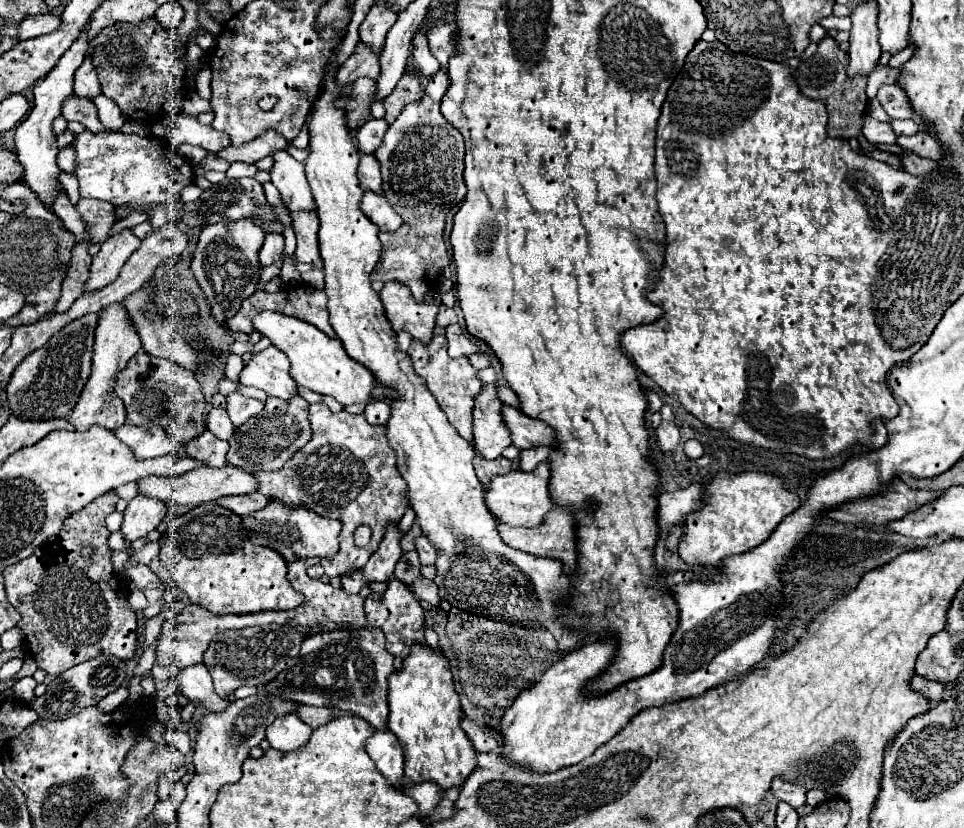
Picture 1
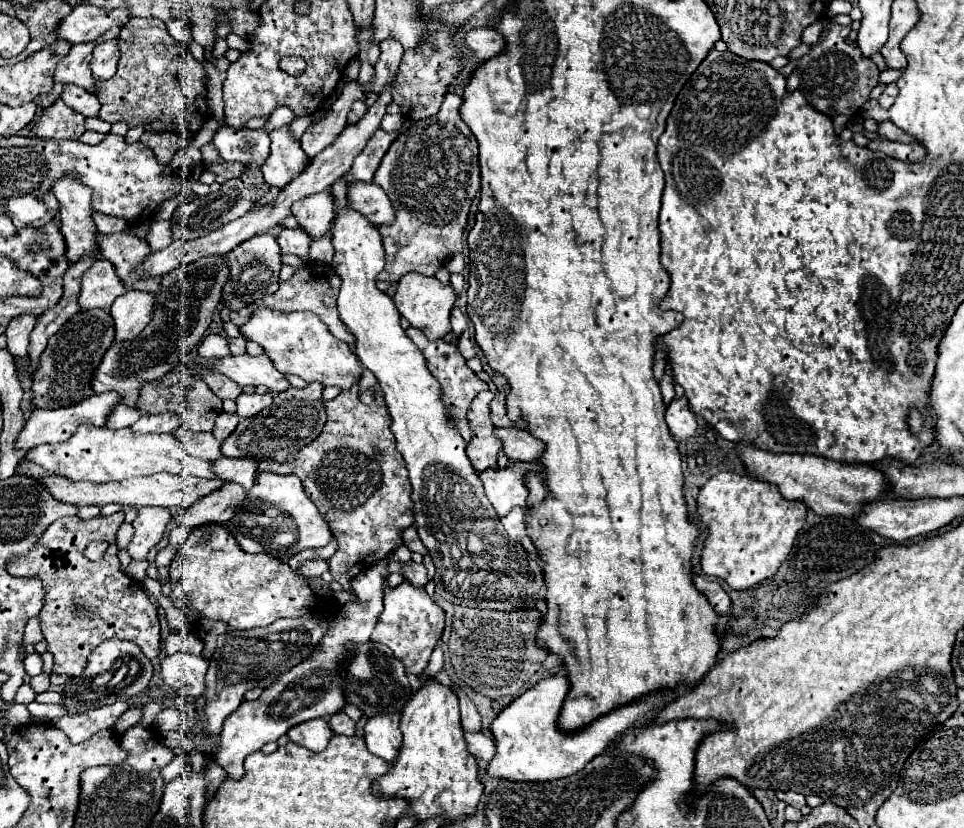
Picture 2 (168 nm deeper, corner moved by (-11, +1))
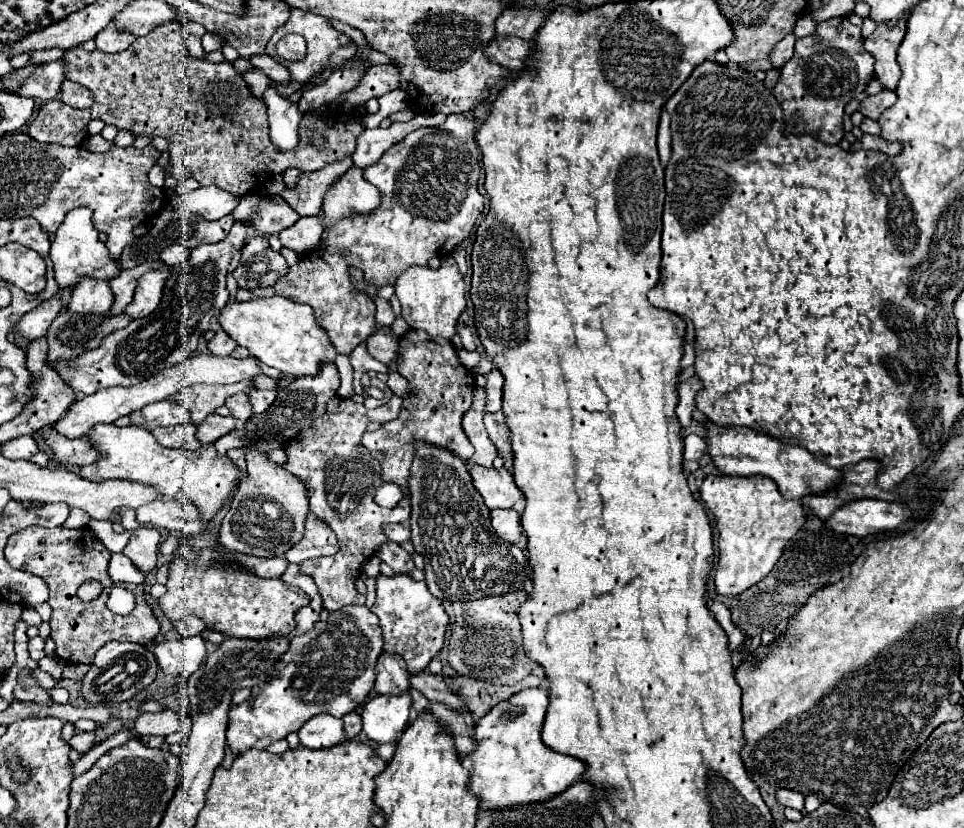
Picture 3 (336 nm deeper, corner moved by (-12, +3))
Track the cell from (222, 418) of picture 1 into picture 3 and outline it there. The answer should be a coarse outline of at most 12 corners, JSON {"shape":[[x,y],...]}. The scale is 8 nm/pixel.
{"shape":[[209,415],[197,425],[197,439],[211,445],[233,431],[235,417]]}

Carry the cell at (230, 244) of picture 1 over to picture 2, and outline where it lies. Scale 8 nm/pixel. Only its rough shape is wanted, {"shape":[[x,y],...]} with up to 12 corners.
{"shape":[[254,235],[224,257],[230,311],[274,293],[280,247]]}

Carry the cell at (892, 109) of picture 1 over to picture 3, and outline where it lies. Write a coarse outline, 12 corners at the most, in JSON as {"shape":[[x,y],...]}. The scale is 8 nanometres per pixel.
{"shape":[[895,91],[865,97],[859,105],[865,117],[877,121],[897,101]]}

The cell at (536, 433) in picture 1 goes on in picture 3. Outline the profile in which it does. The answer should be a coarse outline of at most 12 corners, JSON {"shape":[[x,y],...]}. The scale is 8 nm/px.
{"shape":[[499,369],[485,375],[487,411],[501,409],[503,375]]}

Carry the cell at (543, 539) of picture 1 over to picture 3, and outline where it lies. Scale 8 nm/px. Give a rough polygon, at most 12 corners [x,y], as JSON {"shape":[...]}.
{"shape":[[491,509],[491,527],[503,541],[517,543],[521,525],[513,509]]}

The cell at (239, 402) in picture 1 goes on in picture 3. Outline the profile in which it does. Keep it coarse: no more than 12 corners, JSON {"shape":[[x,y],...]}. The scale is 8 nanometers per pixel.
{"shape":[[249,391],[255,413],[267,411],[277,391]]}

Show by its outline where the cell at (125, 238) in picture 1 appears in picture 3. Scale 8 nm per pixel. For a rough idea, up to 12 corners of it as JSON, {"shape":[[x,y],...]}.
{"shape":[[83,277],[69,313],[103,315],[113,305],[107,281]]}

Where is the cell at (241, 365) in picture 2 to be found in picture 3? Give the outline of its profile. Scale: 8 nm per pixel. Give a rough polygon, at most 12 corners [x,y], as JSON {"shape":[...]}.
{"shape":[[191,355],[135,387],[73,401],[53,427],[69,439],[195,383],[231,385],[253,357]]}

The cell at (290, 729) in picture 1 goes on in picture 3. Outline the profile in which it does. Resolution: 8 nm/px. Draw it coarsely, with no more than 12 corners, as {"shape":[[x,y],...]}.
{"shape":[[317,715],[299,729],[301,745],[327,749],[349,741],[343,721]]}

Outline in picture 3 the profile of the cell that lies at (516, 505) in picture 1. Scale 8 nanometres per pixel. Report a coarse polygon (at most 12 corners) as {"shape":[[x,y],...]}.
{"shape":[[471,465],[489,509],[511,509],[523,493],[505,467]]}

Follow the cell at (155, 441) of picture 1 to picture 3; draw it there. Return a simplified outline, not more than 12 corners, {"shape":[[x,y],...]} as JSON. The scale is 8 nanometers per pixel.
{"shape":[[175,401],[149,403],[145,427],[189,423],[189,411]]}

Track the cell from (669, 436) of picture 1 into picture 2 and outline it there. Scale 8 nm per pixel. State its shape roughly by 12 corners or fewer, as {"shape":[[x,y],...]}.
{"shape":[[686,397],[668,405],[666,423],[676,439],[696,433]]}

